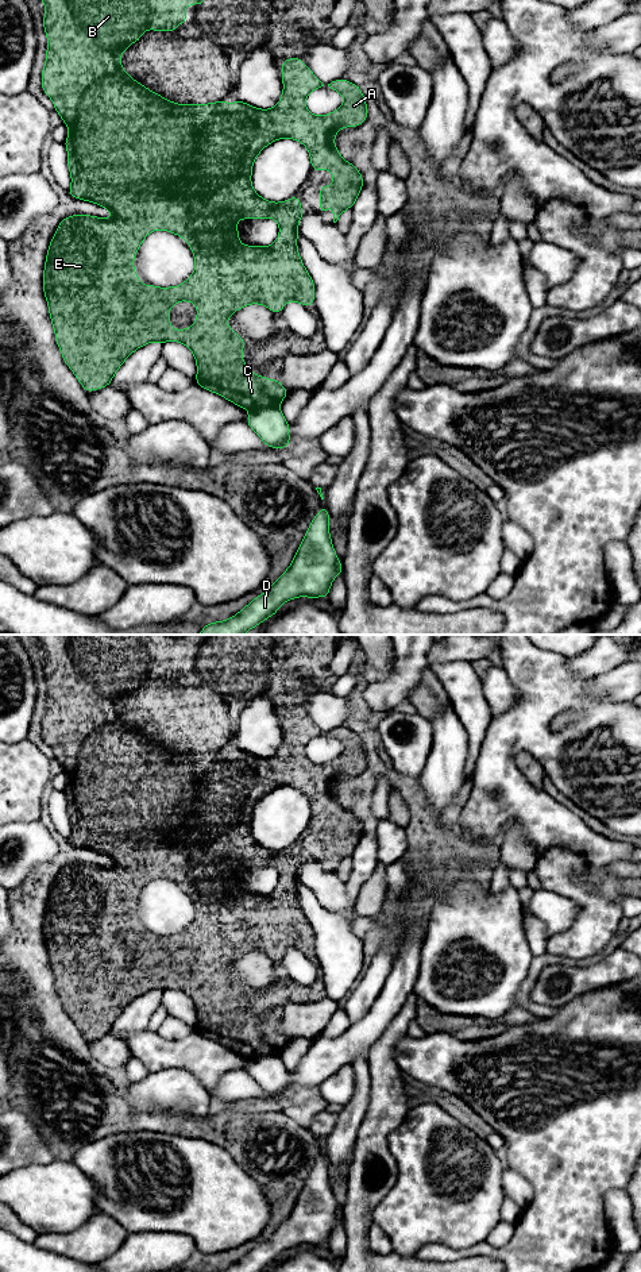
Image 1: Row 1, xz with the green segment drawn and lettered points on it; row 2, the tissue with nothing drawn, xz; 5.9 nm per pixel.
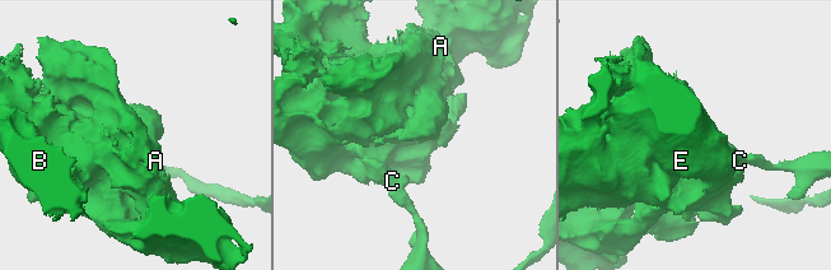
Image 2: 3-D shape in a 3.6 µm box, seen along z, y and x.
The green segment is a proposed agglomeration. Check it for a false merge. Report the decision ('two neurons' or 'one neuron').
two neurons

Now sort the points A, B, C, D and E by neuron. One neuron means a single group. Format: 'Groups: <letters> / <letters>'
Groups: A B C E / D

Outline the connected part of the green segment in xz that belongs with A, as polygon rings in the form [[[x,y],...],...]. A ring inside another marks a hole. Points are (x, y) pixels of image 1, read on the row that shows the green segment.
[[[42,0],[46,5],[46,15],[43,18],[43,28],[47,35],[47,51],[46,51],[46,63],[42,70],[42,89],[43,92],[53,100],[55,111],[62,117],[63,123],[69,128],[69,136],[65,140],[65,147],[67,150],[67,166],[72,176],[72,186],[67,190],[70,196],[74,198],[85,200],[101,205],[112,212],[111,219],[100,219],[90,215],[73,215],[65,217],[47,250],[47,257],[45,262],[45,271],[43,271],[43,292],[45,297],[49,304],[49,313],[55,332],[55,340],[61,350],[62,358],[65,363],[70,367],[74,373],[80,383],[86,392],[93,392],[101,388],[111,385],[111,381],[119,367],[124,363],[124,361],[139,347],[151,343],[151,342],[179,342],[188,346],[197,363],[197,375],[196,383],[201,388],[220,394],[221,397],[227,398],[228,401],[236,404],[244,409],[258,409],[258,408],[274,408],[279,406],[282,400],[289,394],[289,392],[281,385],[279,379],[269,379],[263,378],[262,375],[255,375],[244,363],[242,356],[242,350],[246,347],[244,340],[227,325],[228,317],[239,311],[240,308],[250,305],[250,304],[262,304],[267,307],[271,312],[279,313],[287,301],[298,301],[304,307],[309,307],[314,304],[314,282],[309,273],[306,271],[297,248],[297,236],[298,232],[298,221],[305,215],[300,207],[301,198],[294,196],[282,203],[271,203],[269,200],[262,198],[251,185],[251,173],[252,173],[252,163],[258,154],[270,143],[281,139],[281,138],[290,138],[294,140],[301,142],[310,154],[310,163],[312,170],[332,170],[333,171],[333,185],[332,186],[320,186],[320,215],[328,213],[328,201],[333,201],[333,223],[336,223],[340,215],[352,208],[355,204],[358,194],[363,189],[363,178],[360,171],[355,167],[355,165],[347,162],[341,158],[339,150],[336,149],[333,140],[336,132],[344,127],[356,127],[366,122],[367,119],[367,103],[364,101],[362,89],[347,81],[345,78],[340,78],[328,84],[323,84],[312,70],[304,65],[301,58],[289,58],[282,61],[282,81],[283,81],[283,92],[278,101],[278,105],[270,109],[258,109],[244,101],[236,103],[208,103],[205,105],[189,104],[182,105],[178,103],[169,101],[163,99],[161,95],[151,92],[140,82],[135,81],[130,77],[121,63],[120,55],[126,51],[126,49],[138,42],[142,38],[142,32],[144,30],[157,30],[157,31],[173,31],[175,32],[177,26],[188,20],[188,11],[186,7],[190,4],[201,4],[204,5],[204,0]],[[318,88],[329,88],[343,95],[344,103],[343,105],[324,116],[316,116],[310,113],[305,107],[306,96]],[[262,217],[271,217],[278,221],[279,224],[279,236],[278,239],[269,247],[260,246],[244,246],[239,242],[239,231],[236,228],[236,223],[239,219],[262,219]],[[155,230],[165,230],[173,232],[186,240],[190,246],[194,261],[196,269],[194,273],[178,286],[171,288],[158,288],[154,285],[142,285],[136,271],[134,270],[134,257],[139,250],[143,239]],[[178,301],[190,301],[197,305],[197,317],[194,324],[186,329],[173,329],[169,320],[169,313],[171,307]]]

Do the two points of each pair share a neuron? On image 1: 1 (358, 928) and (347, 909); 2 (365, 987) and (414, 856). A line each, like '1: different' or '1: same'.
1: same
2: same

